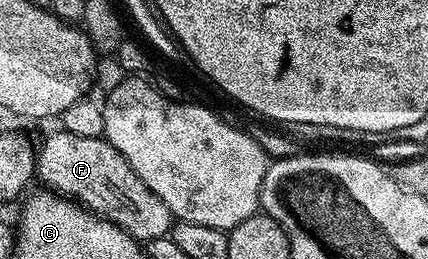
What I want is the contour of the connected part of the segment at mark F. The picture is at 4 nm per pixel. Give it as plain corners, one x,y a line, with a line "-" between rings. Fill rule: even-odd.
57,129
45,137
44,144
39,144
34,175
47,190
75,199
81,207
108,219
137,241
162,239
171,232
174,217
170,209
130,169
126,157
103,137
74,137
74,133

